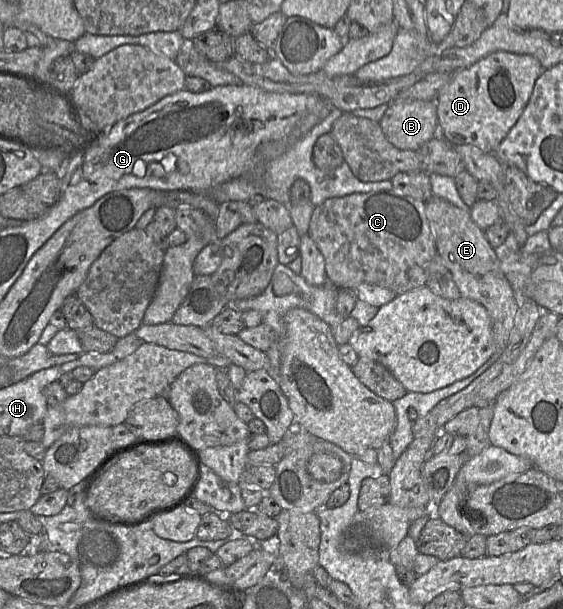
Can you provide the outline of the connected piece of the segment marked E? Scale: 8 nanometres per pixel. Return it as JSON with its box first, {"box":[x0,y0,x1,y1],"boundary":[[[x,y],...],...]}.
{"box":[425,195,518,377],"boundary":[[[433,195],[425,202],[425,213],[434,233],[437,254],[450,271],[461,296],[475,300],[482,305],[491,319],[495,352],[474,373],[478,377],[498,360],[508,343],[518,310],[515,293],[502,272],[498,257],[489,245],[484,231],[474,223],[468,211]]]}

